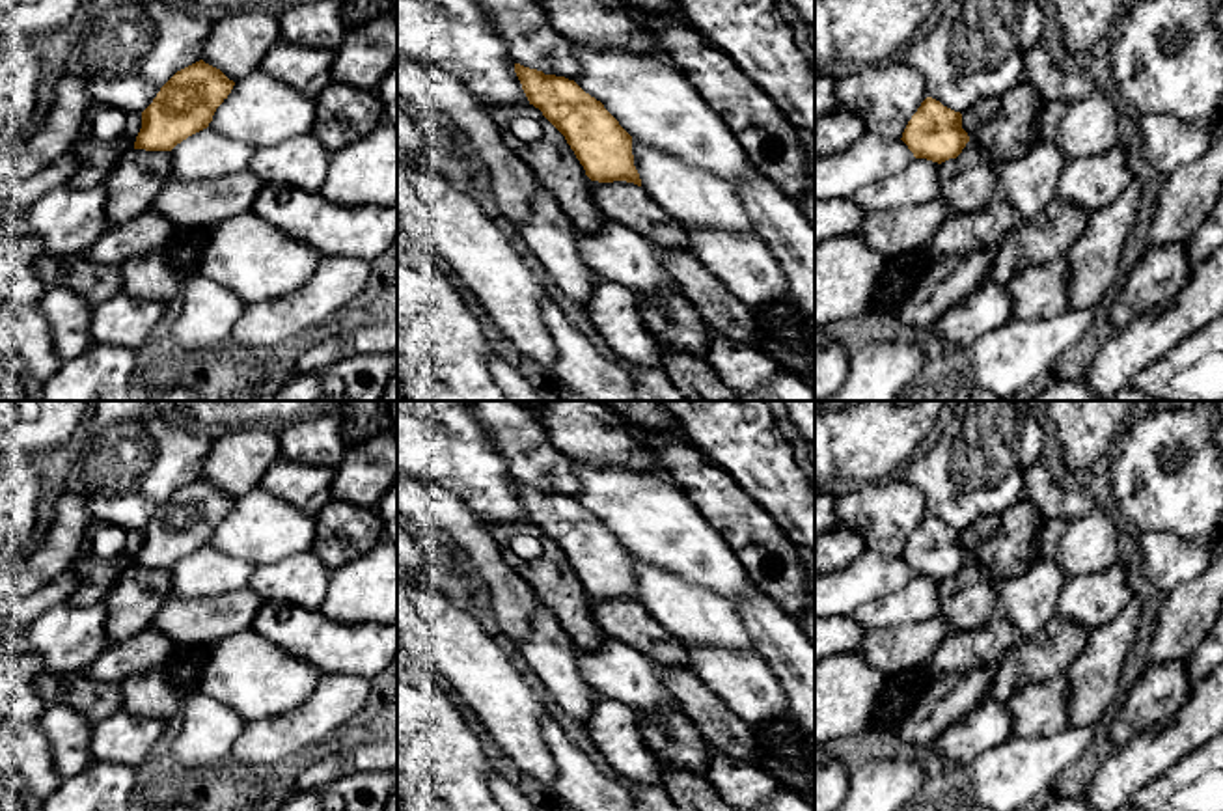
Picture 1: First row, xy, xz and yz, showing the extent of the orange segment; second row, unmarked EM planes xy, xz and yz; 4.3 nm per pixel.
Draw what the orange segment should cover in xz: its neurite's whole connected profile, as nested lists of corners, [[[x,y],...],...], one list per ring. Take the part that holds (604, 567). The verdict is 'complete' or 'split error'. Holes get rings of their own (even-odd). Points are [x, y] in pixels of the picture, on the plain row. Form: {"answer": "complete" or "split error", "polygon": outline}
{"answer": "complete", "polygon": [[[515,481],[522,507],[535,526],[565,554],[591,598],[626,598],[641,604],[632,554],[574,498]]]}

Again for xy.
{"answer": "complete", "polygon": [[[203,477],[177,488],[142,529],[134,567],[172,569],[213,539],[235,500]]]}

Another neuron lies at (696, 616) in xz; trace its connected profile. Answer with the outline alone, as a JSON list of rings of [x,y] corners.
[[[636,556],[632,572],[641,606],[684,645],[757,653],[727,598]]]

